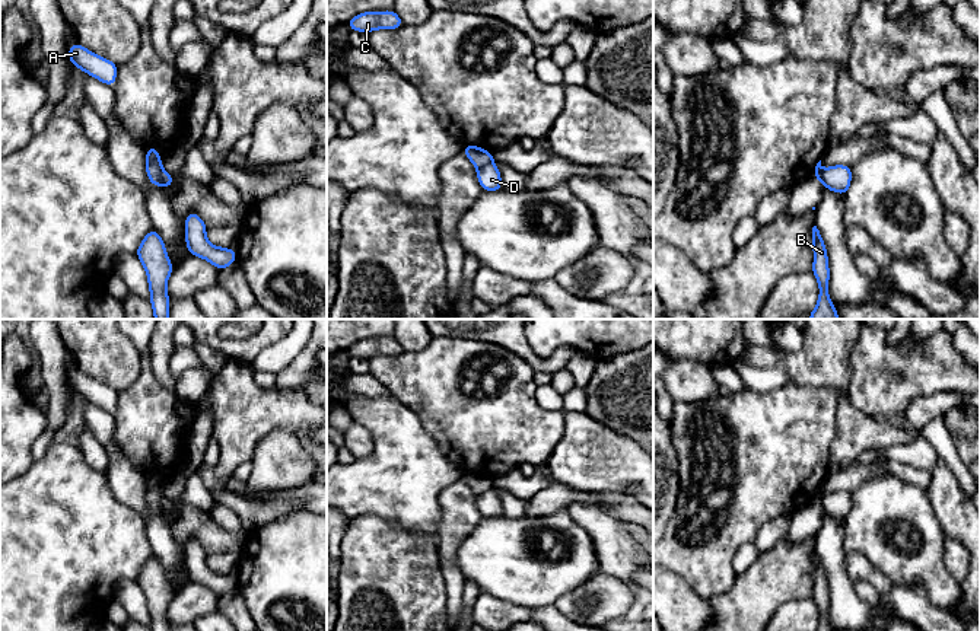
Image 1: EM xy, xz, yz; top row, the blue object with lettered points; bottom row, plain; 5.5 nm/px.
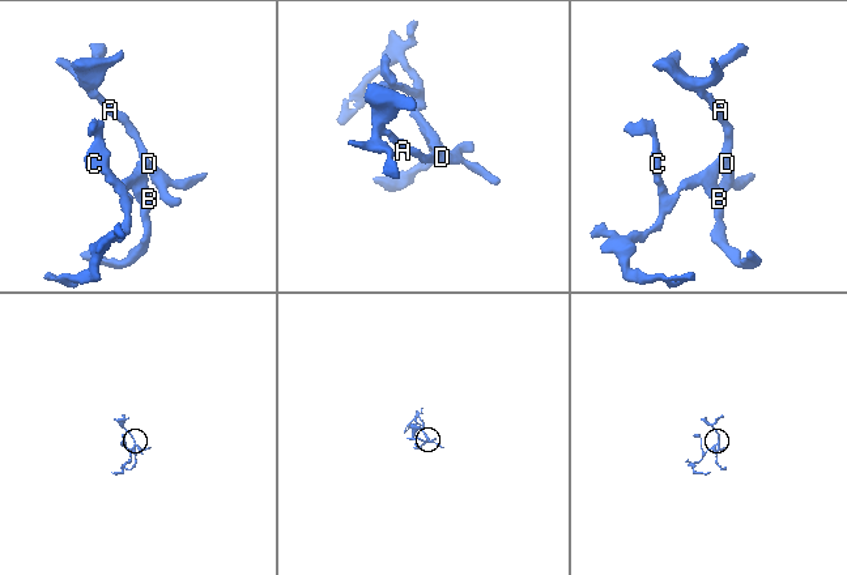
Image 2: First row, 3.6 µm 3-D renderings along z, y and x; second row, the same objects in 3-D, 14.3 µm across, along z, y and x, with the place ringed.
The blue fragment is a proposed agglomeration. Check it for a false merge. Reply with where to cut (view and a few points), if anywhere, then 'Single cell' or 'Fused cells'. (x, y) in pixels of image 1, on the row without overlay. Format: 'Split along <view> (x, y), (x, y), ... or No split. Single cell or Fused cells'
Split along xy (162, 496), (161, 512). Fused cells

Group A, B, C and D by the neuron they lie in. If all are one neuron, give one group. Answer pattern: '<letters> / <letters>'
A D / B C

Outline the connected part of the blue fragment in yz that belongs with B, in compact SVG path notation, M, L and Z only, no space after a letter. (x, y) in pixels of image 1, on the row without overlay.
M817 552L812 554L812 576L814 576L814 592L811 597L817 603L820 615L817 631L833 631L827 615L830 606L828 583L824 565Z

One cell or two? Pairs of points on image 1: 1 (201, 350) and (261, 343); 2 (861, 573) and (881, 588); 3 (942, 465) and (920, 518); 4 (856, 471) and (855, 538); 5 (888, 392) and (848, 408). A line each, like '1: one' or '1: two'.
1: two
2: one
3: two
4: two
5: two

